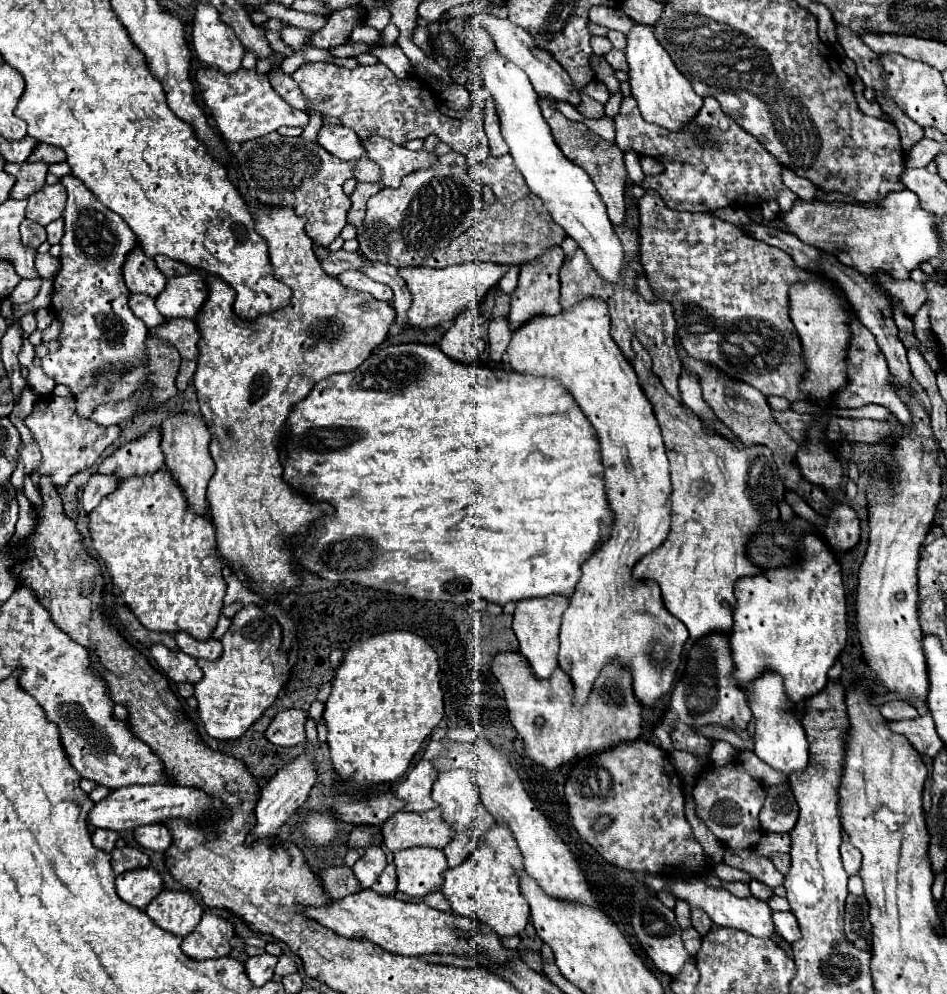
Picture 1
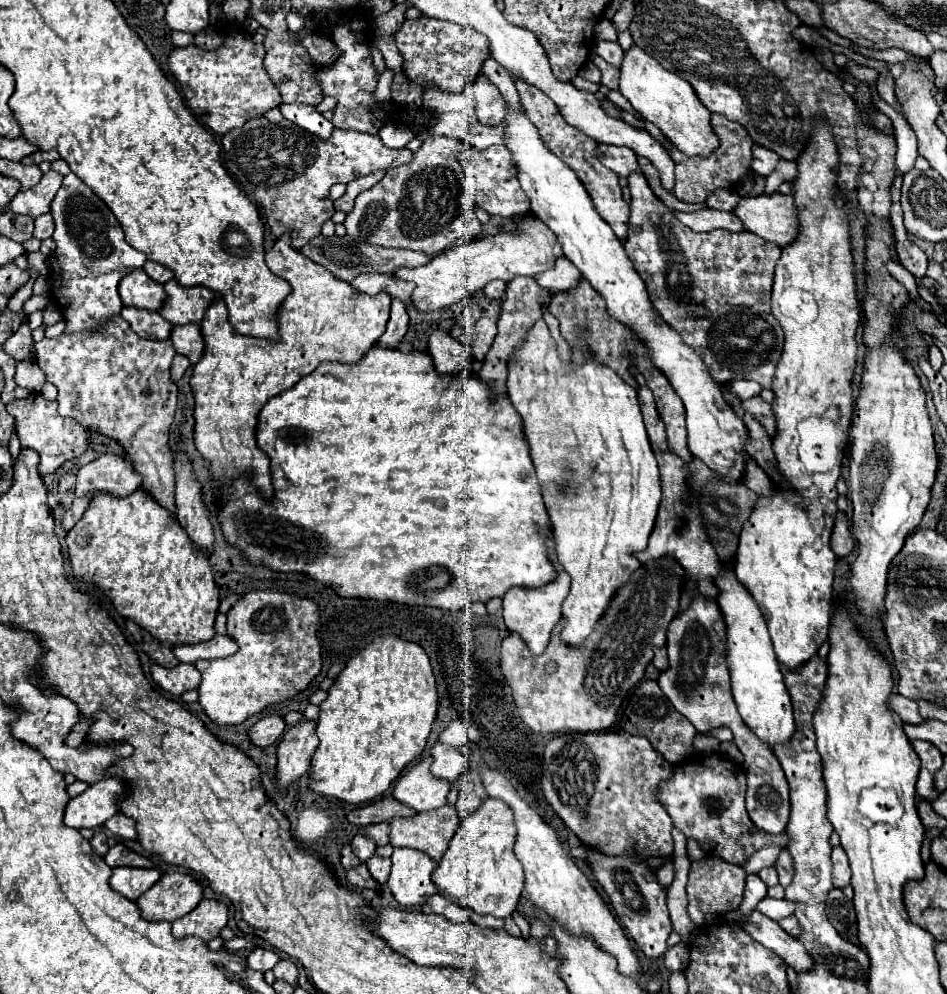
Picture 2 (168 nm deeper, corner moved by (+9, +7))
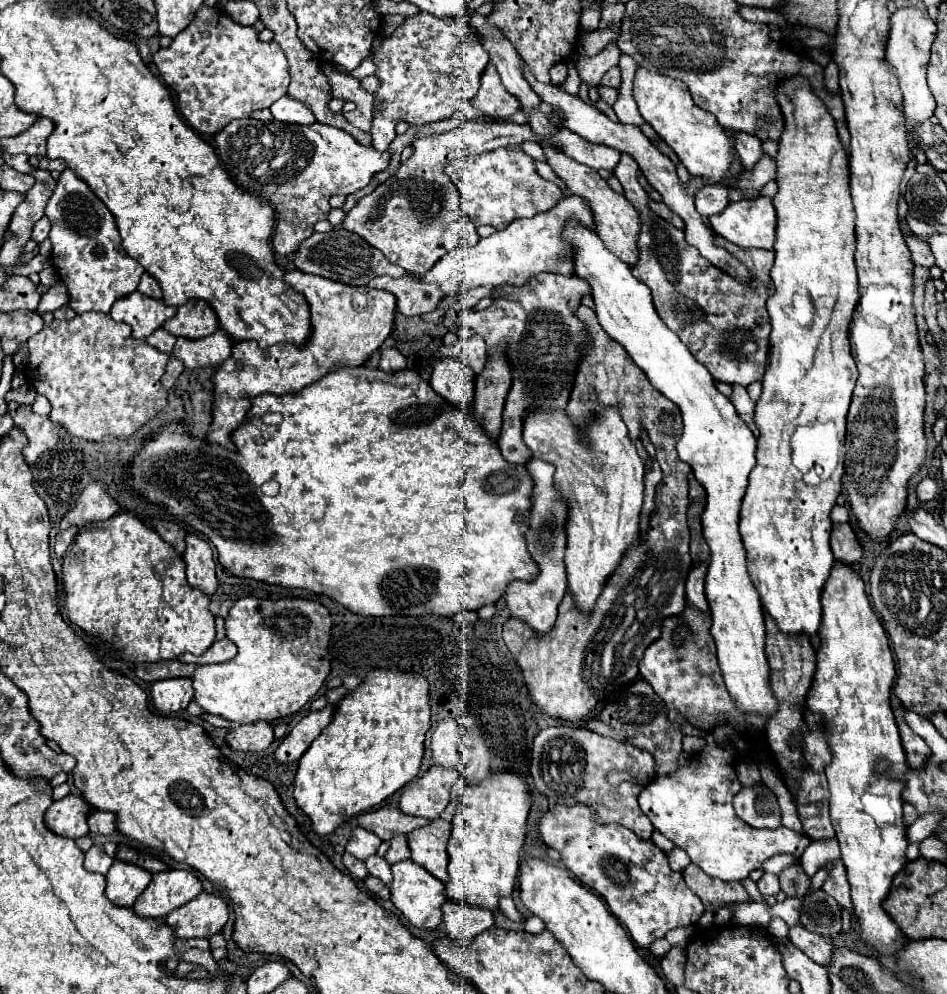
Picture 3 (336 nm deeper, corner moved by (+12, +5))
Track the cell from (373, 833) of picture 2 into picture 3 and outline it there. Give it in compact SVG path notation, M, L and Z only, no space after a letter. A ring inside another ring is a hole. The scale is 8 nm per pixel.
M395 834L395 836L389 840L389 850L387 850L387 854L385 854L385 860L387 860L389 864L395 864L395 862L405 860L405 858L409 858L409 856L411 856L411 854L409 854L409 846L407 846L405 834Z

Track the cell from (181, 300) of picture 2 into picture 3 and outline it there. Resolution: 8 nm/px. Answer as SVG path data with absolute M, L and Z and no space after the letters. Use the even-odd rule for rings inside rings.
M187 300L183 306L177 308L177 314L163 324L167 332L173 336L185 338L203 338L213 334L219 328L217 314L205 300Z

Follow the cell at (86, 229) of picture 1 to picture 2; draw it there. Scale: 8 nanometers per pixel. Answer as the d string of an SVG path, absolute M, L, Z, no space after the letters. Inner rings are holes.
M76 174L64 176L50 212L56 224L52 236L56 250L48 258L52 268L52 298L64 302L62 314L68 320L66 332L76 334L106 322L112 314L120 314L122 300L118 284L128 272L142 268L146 256L124 240L124 232L112 210Z

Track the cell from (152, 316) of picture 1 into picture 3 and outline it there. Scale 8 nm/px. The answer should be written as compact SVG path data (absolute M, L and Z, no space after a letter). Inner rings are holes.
M157 328L151 336L147 336L147 338L145 338L145 342L147 342L149 346L153 346L153 348L161 350L161 352L171 354L173 344L175 344L175 336L173 336L173 334L169 334L169 332L165 332L163 328Z

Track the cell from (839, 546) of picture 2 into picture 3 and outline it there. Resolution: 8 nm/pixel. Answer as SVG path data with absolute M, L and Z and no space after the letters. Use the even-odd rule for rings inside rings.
M835 524L831 532L831 550L839 562L853 564L861 558L863 550L849 524Z

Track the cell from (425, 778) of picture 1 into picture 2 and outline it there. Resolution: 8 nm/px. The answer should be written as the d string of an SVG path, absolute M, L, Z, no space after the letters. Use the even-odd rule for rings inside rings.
M424 758L410 766L394 786L394 798L414 808L416 812L428 812L446 804L446 794L452 784L436 778L430 772L432 758Z

